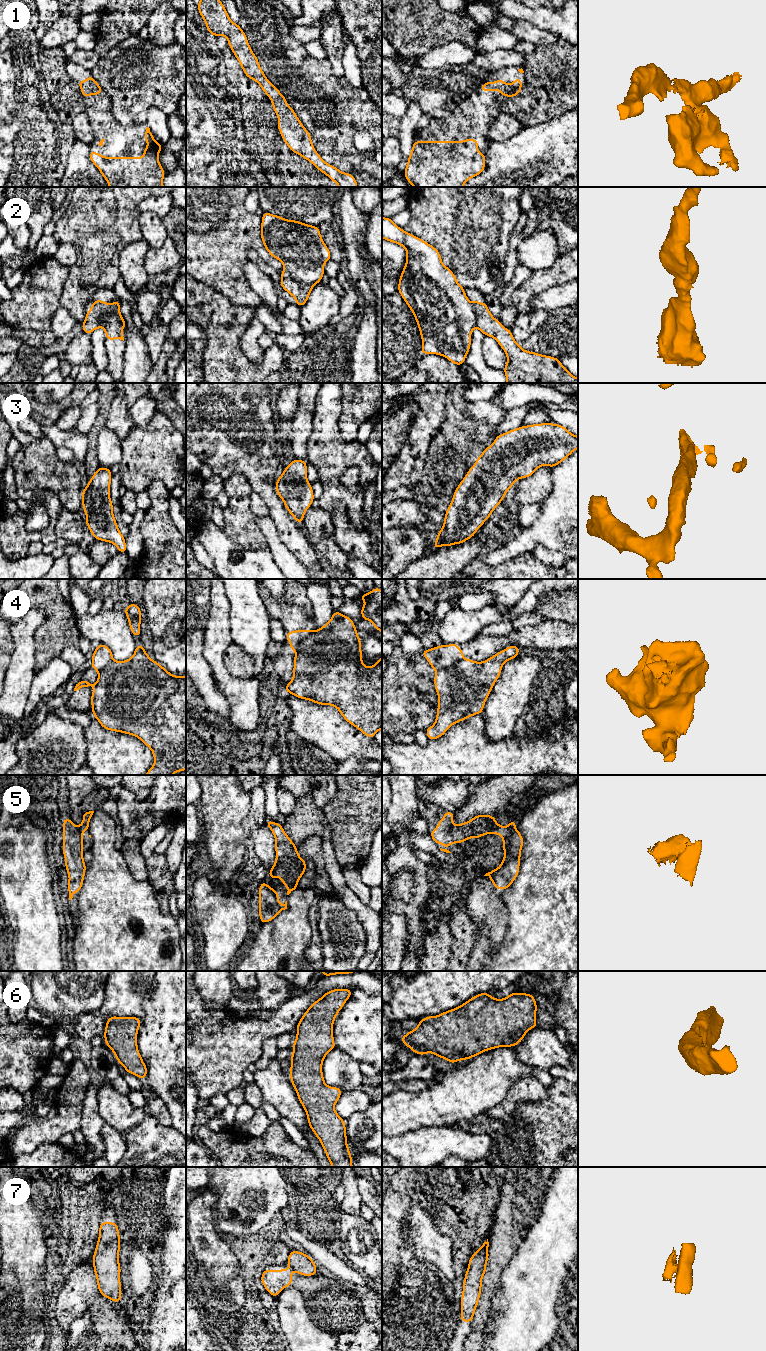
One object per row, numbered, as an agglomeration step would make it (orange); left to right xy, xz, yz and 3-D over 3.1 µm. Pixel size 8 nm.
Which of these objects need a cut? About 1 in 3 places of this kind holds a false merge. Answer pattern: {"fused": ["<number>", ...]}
{"fused": ["2", "4", "5", "7"]}

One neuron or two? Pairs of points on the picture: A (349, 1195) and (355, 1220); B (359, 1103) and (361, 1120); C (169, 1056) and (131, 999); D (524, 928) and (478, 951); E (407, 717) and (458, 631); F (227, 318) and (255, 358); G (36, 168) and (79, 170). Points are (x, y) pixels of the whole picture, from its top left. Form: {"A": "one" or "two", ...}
{"A": "two", "B": "two", "C": "two", "D": "two", "E": "two", "F": "two", "G": "two"}

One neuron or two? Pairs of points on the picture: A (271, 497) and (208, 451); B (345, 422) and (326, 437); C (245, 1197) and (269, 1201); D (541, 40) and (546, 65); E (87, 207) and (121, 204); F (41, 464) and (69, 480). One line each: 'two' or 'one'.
A: one
B: two
C: one
D: two
E: one
F: one

